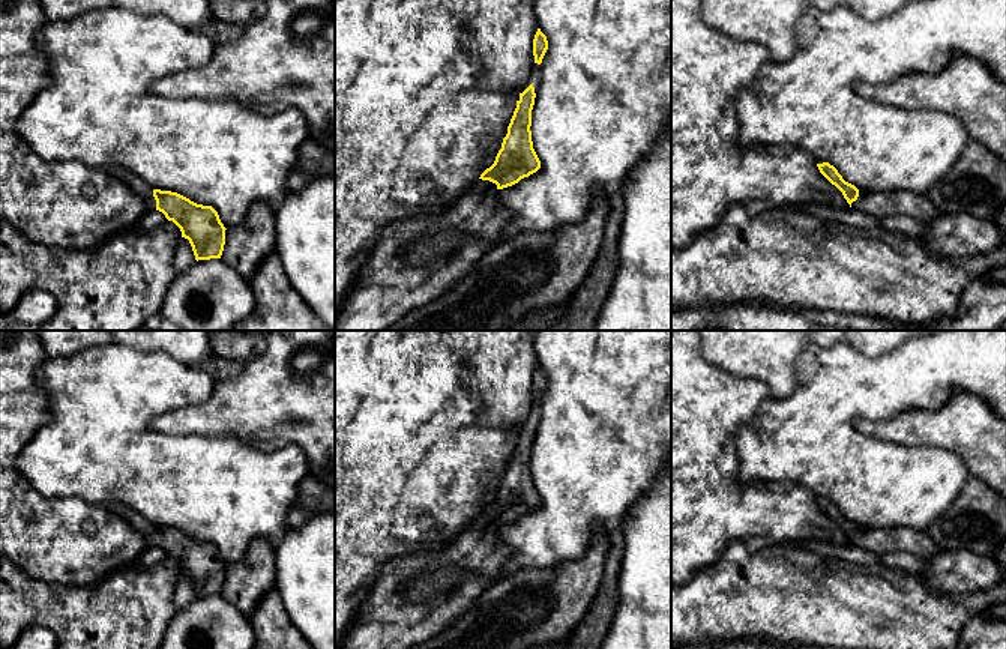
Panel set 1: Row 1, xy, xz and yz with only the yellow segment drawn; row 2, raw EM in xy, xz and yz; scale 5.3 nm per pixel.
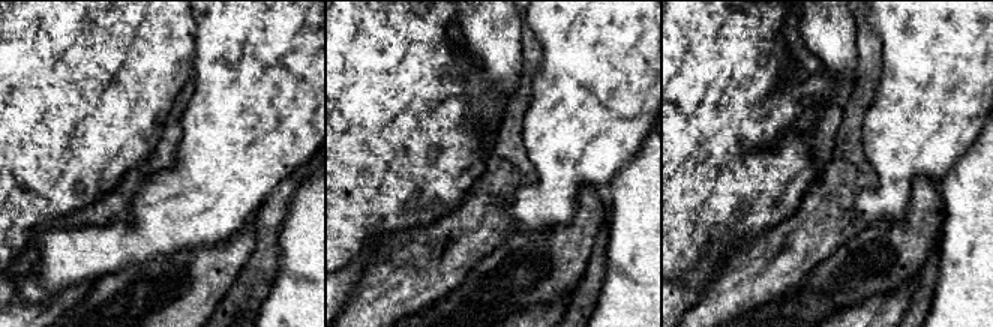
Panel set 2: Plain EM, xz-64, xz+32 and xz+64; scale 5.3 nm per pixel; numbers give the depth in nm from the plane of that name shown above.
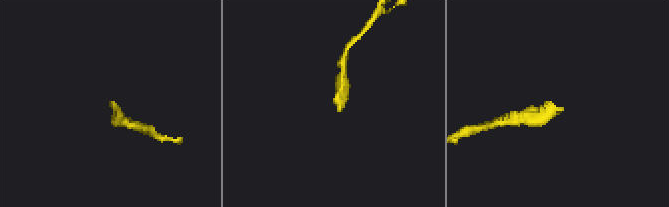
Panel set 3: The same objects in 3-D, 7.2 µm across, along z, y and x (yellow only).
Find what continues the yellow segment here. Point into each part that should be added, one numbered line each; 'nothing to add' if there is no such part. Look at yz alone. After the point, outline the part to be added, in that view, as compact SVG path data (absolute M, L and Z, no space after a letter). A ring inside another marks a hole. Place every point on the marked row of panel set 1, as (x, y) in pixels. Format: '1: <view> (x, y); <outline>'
1: yz (918, 206); M859 189L859 197L851 203L851 207L871 213L878 219L883 219L887 215L899 215L929 222L940 216L938 209L926 194L914 194L908 191L871 192Z

